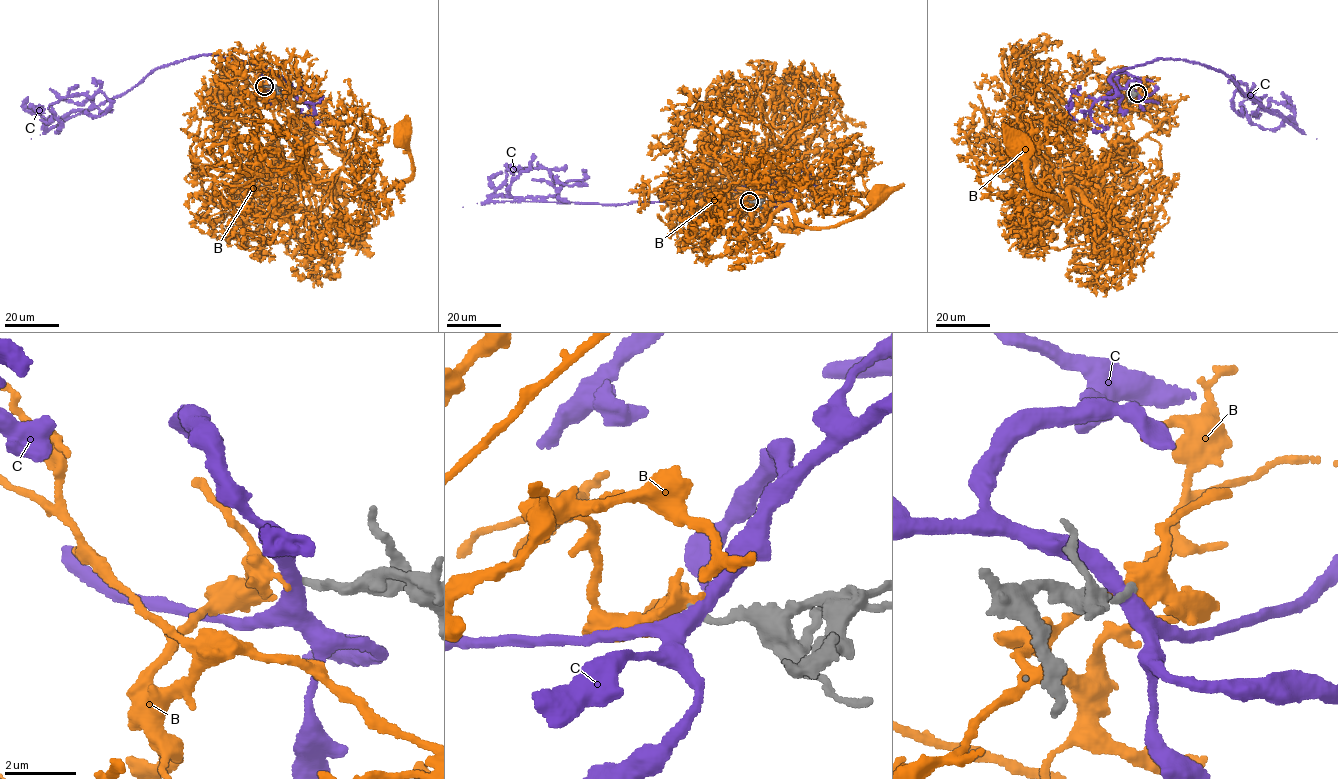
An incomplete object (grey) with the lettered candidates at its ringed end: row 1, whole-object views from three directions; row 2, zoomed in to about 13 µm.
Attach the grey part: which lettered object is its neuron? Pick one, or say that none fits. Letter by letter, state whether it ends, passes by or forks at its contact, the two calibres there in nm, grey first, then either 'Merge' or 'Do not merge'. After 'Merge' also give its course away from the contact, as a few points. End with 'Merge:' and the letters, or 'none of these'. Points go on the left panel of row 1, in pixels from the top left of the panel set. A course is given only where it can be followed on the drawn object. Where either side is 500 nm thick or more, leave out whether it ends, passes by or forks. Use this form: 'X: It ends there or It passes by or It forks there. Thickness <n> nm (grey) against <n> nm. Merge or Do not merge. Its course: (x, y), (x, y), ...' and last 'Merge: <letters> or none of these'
B: It ends there. Thickness 200 nm (grey) against 480 nm. Do not merge
C: It passes by. Thickness 220 nm (grey) against 440 nm. Do not merge
Merge: none of these

